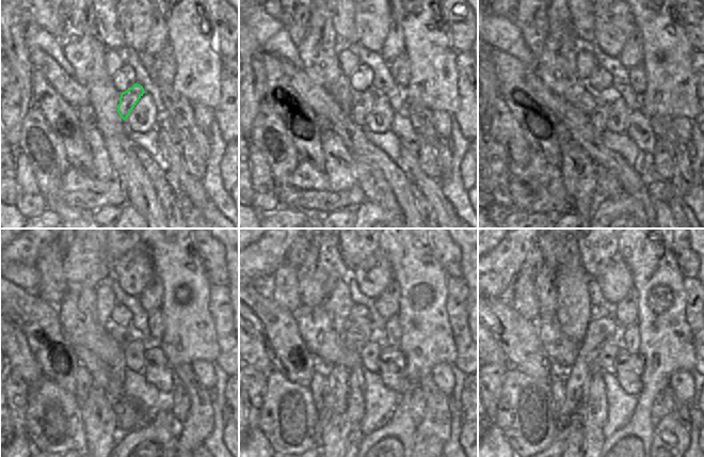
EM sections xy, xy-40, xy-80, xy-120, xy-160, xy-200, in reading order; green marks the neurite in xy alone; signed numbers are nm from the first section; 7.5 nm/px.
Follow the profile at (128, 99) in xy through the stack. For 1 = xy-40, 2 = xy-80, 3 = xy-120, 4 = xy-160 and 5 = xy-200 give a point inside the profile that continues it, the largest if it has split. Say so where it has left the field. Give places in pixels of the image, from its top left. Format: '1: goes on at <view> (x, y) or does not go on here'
1: goes on at xy-40 (364, 101)
2: goes on at xy-80 (598, 119)
3: goes on at xy-120 (115, 363)
4: goes on at xy-160 (355, 411)
5: goes on at xy-200 (597, 409)

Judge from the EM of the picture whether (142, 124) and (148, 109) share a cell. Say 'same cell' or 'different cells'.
same cell

